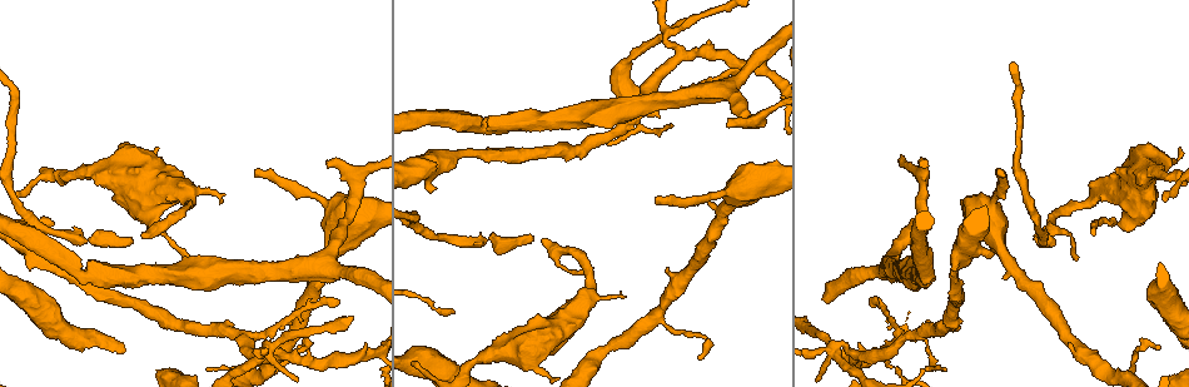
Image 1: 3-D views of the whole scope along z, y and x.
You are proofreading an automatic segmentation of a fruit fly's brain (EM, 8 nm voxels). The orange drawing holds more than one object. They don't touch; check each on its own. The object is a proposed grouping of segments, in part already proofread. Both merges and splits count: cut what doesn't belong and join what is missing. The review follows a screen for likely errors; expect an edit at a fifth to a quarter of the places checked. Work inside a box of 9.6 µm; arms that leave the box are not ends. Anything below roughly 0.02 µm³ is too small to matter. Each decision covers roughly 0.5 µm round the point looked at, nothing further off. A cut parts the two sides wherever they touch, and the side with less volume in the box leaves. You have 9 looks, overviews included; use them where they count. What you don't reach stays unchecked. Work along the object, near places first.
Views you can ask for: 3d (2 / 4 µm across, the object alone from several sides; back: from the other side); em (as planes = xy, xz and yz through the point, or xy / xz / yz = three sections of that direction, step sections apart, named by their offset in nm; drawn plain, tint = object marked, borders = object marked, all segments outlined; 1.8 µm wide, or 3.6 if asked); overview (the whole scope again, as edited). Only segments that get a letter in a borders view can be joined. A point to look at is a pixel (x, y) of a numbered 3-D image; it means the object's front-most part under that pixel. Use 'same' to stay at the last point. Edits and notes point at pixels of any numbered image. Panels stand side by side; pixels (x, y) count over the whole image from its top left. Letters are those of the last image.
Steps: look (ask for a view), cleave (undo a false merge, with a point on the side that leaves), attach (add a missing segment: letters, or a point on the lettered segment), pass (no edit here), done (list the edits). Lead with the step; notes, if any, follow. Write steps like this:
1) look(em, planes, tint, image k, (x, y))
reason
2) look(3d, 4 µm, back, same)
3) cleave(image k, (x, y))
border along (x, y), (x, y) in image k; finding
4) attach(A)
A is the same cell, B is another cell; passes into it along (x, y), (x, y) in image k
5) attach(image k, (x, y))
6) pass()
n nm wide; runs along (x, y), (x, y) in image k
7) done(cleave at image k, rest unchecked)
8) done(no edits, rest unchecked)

look(3d, 4 µm, image 1, (254, 175))
an open end

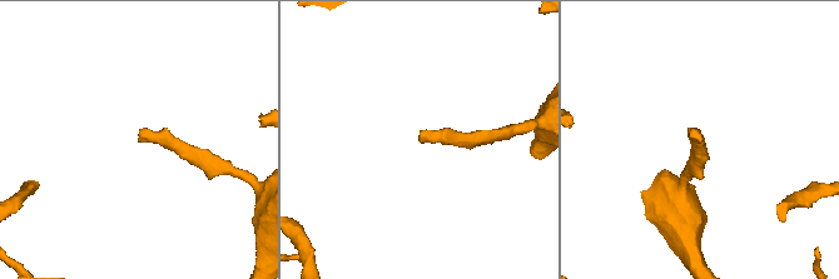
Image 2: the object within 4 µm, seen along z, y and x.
look(em, planes, plain, image 2, (140, 138))
shape alone is not enough

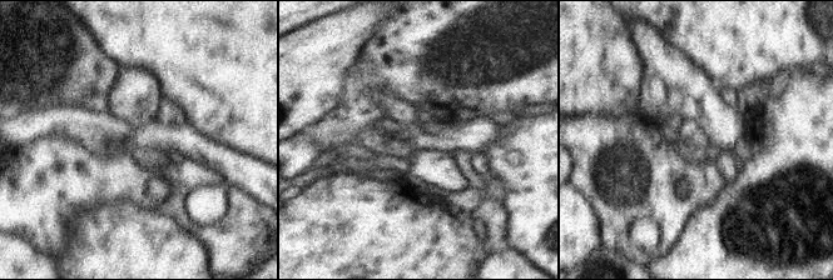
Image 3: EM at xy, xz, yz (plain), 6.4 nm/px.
look(em, planes, borders, same)
what lies round it

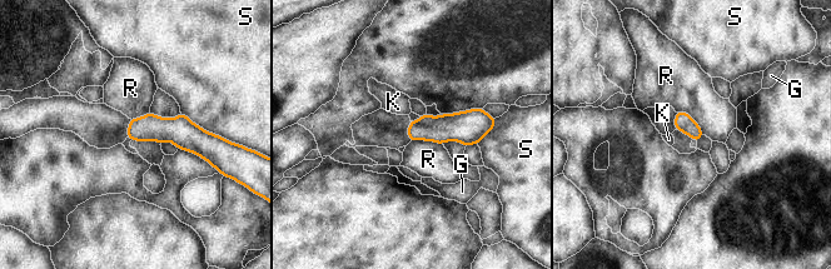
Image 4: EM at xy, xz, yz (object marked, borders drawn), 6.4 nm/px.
pass()
120 nm wide; G, K, R and S are other cells; runs along (130, 131), (182, 131), (207, 138) in image 4; none of them fits

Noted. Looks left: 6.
look(em, yz, step 8, tint, image 1, (924, 160))
free end

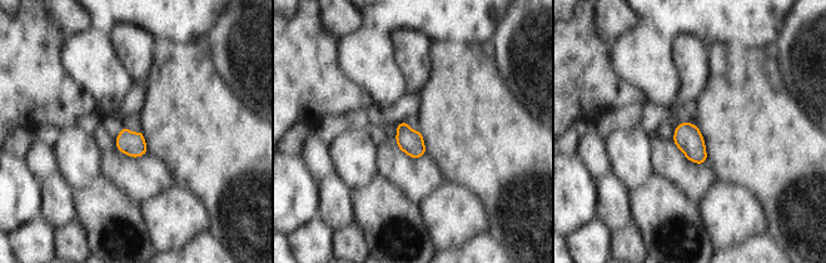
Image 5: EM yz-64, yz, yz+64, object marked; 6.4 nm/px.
look(em, planes, borders, same)
another direction

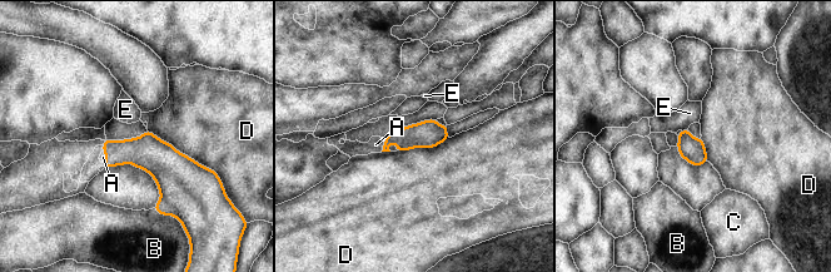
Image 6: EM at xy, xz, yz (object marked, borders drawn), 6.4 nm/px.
attach(A)
160 nm wide; D touches over 500 nm; A is the same cell, B, C, D and E are other cells; it goes on there

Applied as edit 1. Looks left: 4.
look(em, planes, borders, image 1, (945, 368))
thin end

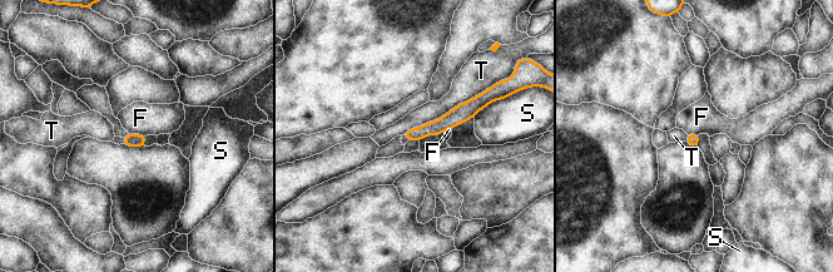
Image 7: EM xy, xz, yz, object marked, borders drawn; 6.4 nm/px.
pass()
F, S and T are other cells; runs along (480, 100), (437, 127), (408, 134) in image 7; no lettered segment goes on from it

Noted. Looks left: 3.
look(em, xz, step 8, tint, image 1, (298, 347))
free end

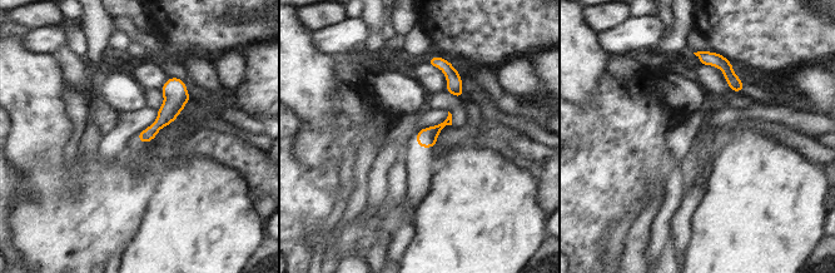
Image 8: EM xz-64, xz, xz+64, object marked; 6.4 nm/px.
look(em, planes, borders, same)

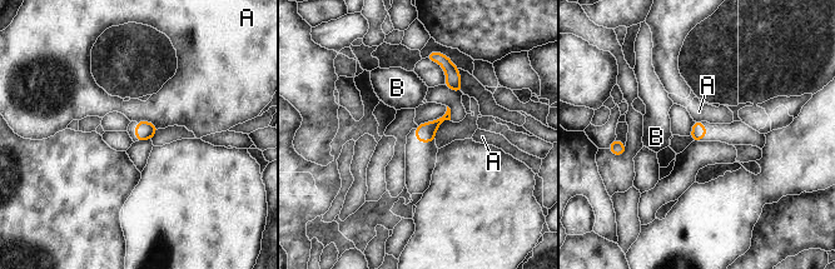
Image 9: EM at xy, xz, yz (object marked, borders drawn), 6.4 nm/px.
pass()
A and B are other cells; border along (137, 121), (150, 121), (157, 129) in image 9; no lettered segment goes on from it

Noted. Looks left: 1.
done(attach at image 6, rest unchecked)

